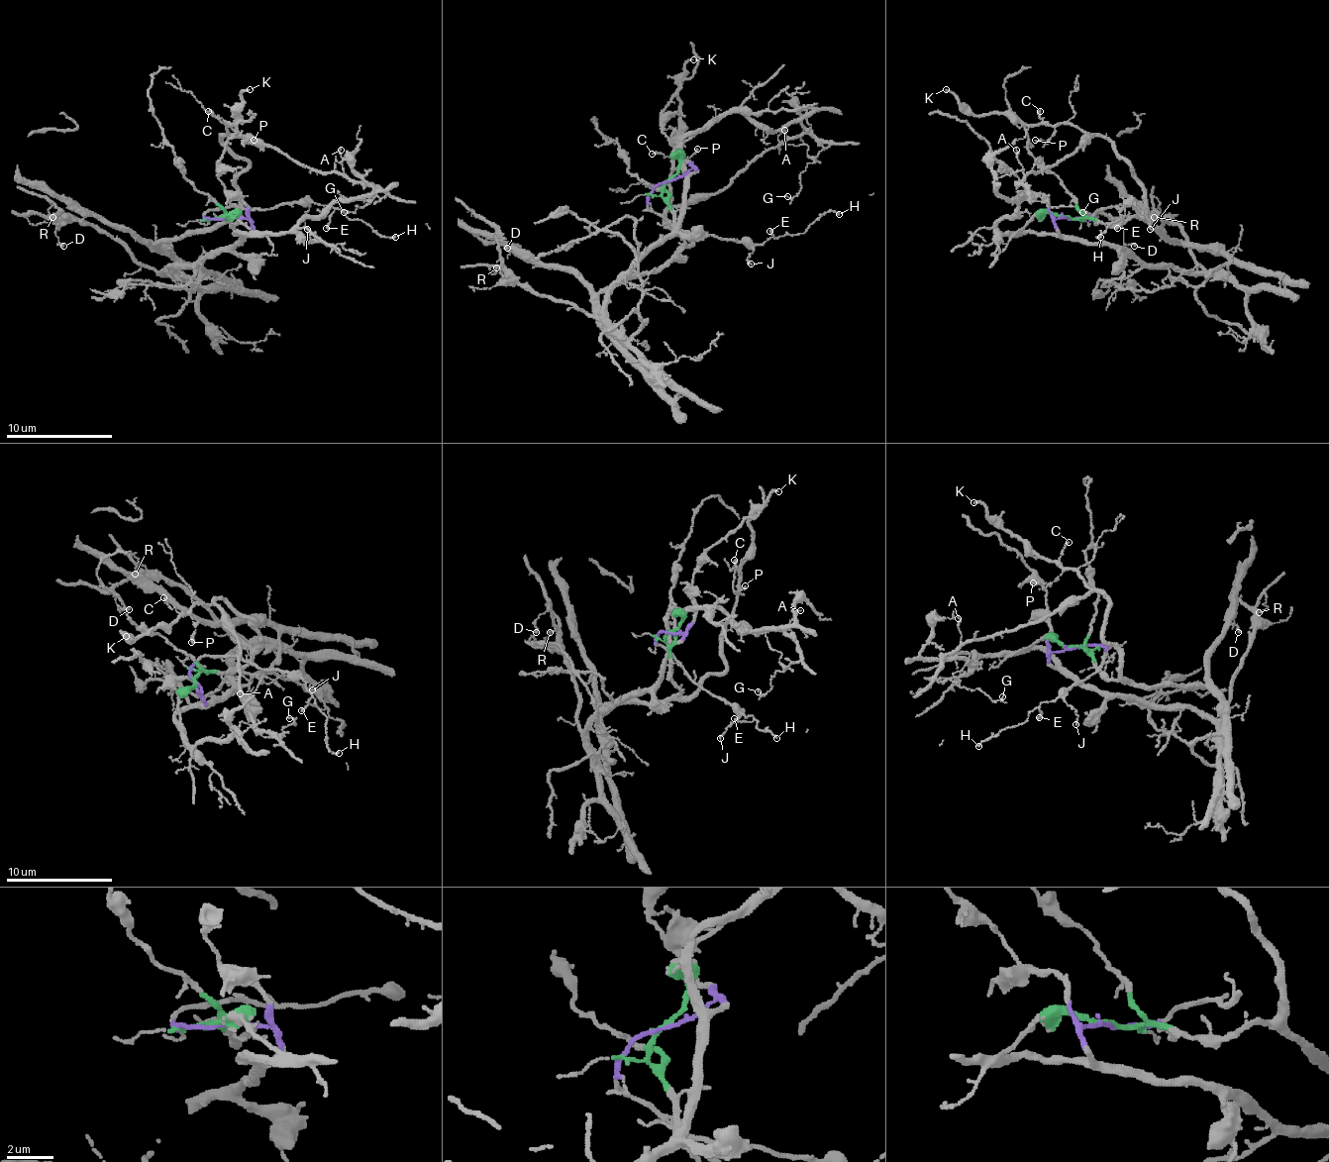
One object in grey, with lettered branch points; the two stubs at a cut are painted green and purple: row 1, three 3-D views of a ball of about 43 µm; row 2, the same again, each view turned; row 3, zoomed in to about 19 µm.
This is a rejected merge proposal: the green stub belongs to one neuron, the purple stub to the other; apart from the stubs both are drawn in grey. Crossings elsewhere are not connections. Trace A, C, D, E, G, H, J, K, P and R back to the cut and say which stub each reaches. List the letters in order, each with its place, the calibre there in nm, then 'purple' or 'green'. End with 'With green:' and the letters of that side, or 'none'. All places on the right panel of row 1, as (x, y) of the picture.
A: place (1016, 150); calibre 120 nm; green
C: place (1040, 111); calibre 120 nm; green
D: place (1134, 246); calibre 150 nm; purple
E: place (1117, 228); calibre 140 nm; purple
G: place (1082, 212); calibre 140 nm; green
H: place (1100, 237); calibre 140 nm; purple
J: place (1150, 229); calibre 100 nm; purple
K: place (946, 89); calibre 170 nm; green
P: place (1035, 140); calibre 110 nm; green
R: place (1154, 217); calibre 110 nm; purple
With green: A, C, G, K, P

